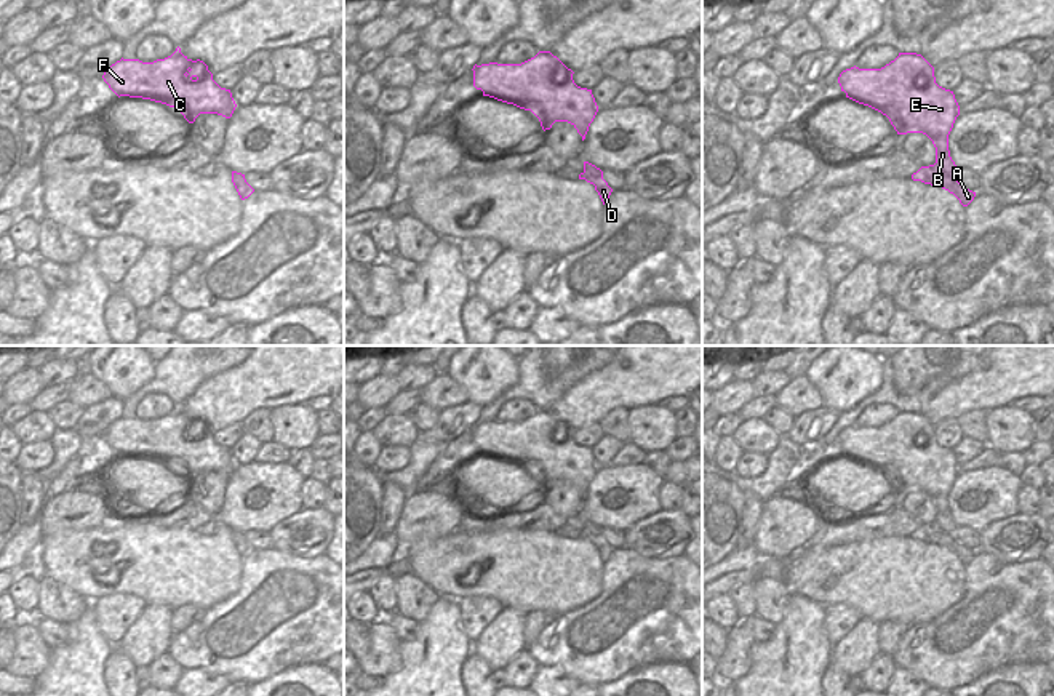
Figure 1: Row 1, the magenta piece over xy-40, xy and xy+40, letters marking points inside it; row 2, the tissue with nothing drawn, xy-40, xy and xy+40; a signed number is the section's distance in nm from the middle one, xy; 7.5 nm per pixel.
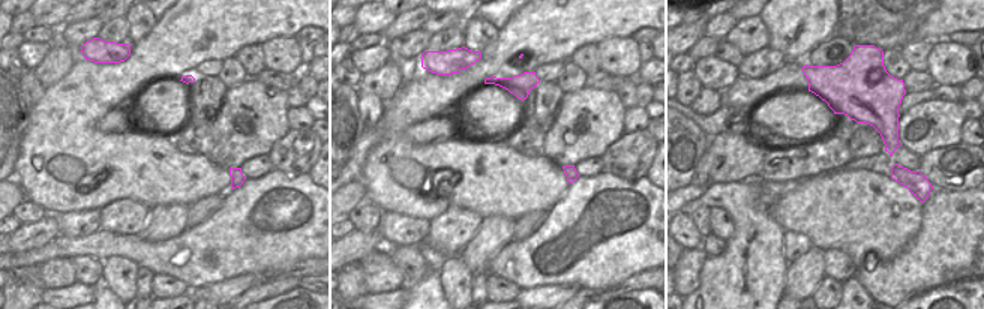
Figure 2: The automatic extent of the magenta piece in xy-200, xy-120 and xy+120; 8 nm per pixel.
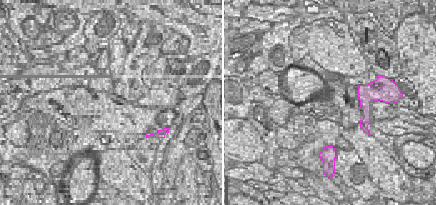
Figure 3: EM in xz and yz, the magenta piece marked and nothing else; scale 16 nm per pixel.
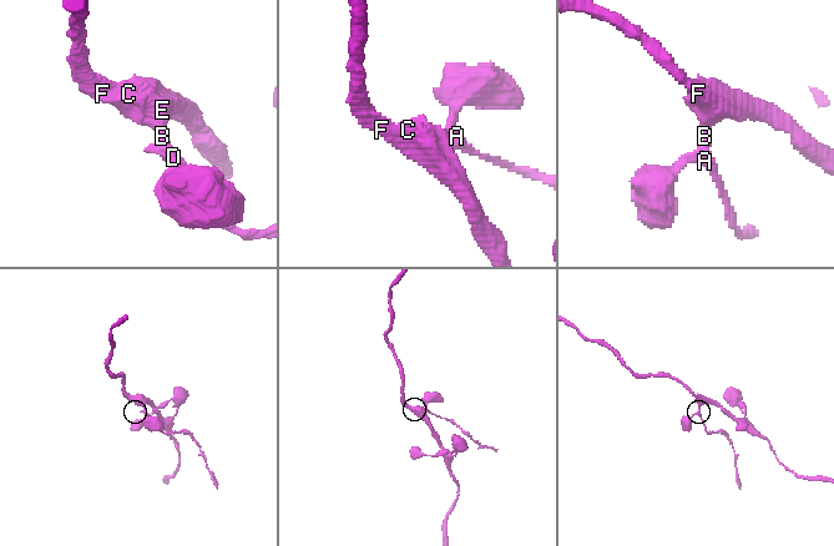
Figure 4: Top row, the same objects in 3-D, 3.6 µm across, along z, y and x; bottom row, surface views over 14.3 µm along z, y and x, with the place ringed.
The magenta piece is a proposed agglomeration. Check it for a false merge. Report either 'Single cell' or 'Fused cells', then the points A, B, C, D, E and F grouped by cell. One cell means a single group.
Fused cells. Groups: A / B C D E F

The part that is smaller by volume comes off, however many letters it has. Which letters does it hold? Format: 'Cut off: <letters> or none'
Cut off: A

